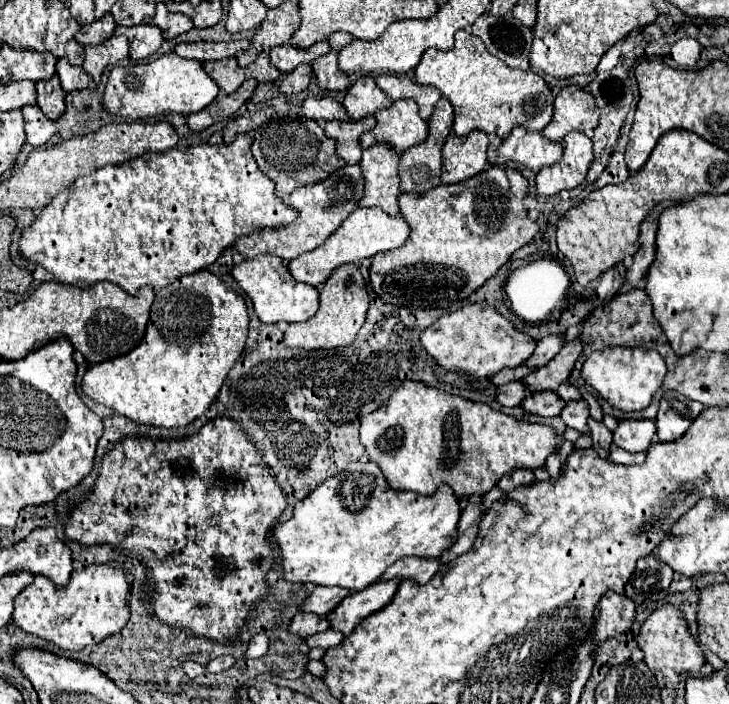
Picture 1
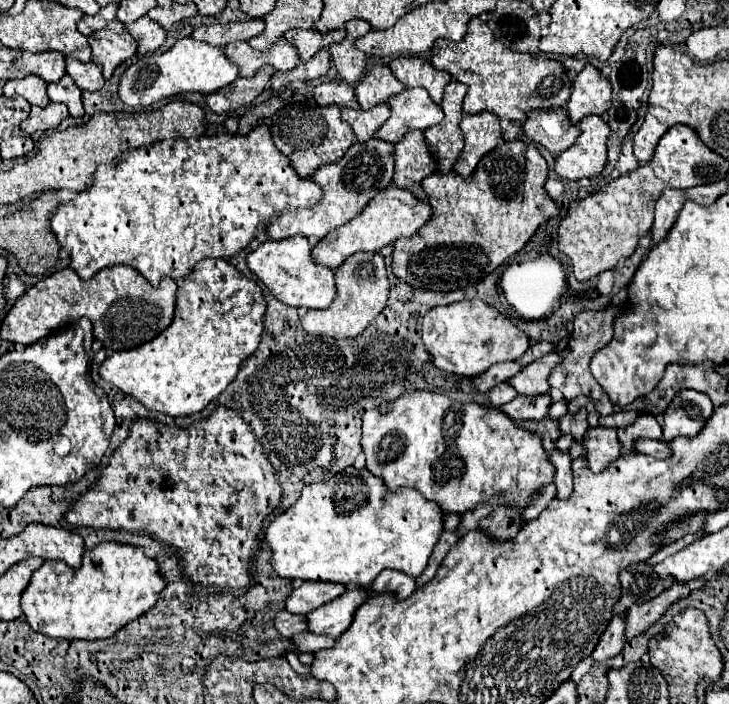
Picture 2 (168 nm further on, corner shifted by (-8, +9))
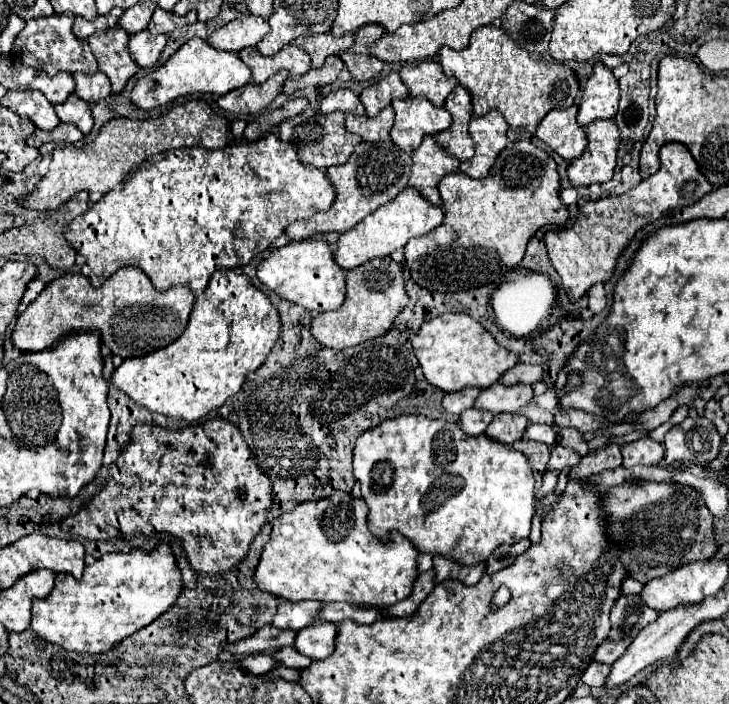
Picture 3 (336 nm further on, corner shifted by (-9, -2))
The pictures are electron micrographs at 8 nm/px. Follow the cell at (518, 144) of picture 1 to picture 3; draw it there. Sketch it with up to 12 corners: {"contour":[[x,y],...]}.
{"contour":[[578,105],[554,109],[536,137],[562,159],[580,157],[588,145],[576,123]]}

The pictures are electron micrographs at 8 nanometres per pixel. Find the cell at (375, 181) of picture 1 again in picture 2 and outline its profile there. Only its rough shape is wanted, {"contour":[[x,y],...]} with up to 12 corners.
{"contour":[[421,130],[395,146],[393,186],[419,200],[421,180],[435,172]]}

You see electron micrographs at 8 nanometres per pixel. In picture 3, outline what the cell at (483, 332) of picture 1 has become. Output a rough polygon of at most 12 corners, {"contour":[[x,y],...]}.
{"contour":[[464,313],[426,321],[412,349],[444,393],[486,389],[518,363]]}

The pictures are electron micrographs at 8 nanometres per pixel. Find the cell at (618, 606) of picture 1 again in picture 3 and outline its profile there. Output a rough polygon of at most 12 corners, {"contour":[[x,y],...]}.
{"contour":[[590,663],[582,681],[590,687],[602,687],[610,665]]}

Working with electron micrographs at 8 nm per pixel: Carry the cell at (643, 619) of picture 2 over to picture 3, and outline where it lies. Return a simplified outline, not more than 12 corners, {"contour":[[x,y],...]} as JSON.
{"contour":[[602,641],[594,663],[612,665],[630,641]]}

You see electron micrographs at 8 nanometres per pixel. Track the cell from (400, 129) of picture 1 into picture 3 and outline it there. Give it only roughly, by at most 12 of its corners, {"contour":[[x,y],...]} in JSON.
{"contour":[[426,97],[394,99],[390,137],[412,153],[452,123]]}

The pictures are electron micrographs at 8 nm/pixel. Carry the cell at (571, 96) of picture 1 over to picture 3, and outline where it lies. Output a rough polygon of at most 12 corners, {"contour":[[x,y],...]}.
{"contour":[[596,63],[586,81],[578,123],[612,119],[620,85]]}

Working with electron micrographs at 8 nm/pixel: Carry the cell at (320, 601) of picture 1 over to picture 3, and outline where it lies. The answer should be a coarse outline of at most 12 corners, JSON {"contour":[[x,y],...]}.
{"contour":[[280,601],[278,629],[300,631],[314,623],[320,603]]}

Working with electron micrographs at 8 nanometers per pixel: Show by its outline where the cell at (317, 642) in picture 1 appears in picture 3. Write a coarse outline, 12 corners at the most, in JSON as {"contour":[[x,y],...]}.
{"contour":[[292,647],[276,651],[278,665],[304,669],[312,663]]}

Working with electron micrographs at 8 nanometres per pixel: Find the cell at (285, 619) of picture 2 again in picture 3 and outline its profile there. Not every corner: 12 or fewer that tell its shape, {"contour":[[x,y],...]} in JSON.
{"contour":[[264,625],[256,635],[222,645],[232,655],[254,655],[294,645],[296,631]]}

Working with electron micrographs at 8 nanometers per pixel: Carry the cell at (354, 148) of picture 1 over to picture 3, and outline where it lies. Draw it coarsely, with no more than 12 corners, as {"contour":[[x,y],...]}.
{"contour":[[394,109],[376,117],[346,115],[346,129],[364,141],[384,141],[394,123]]}

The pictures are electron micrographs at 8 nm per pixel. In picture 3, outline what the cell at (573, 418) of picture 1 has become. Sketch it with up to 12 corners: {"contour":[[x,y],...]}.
{"contour":[[562,445],[552,449],[546,471],[574,467],[580,463],[576,451]]}

